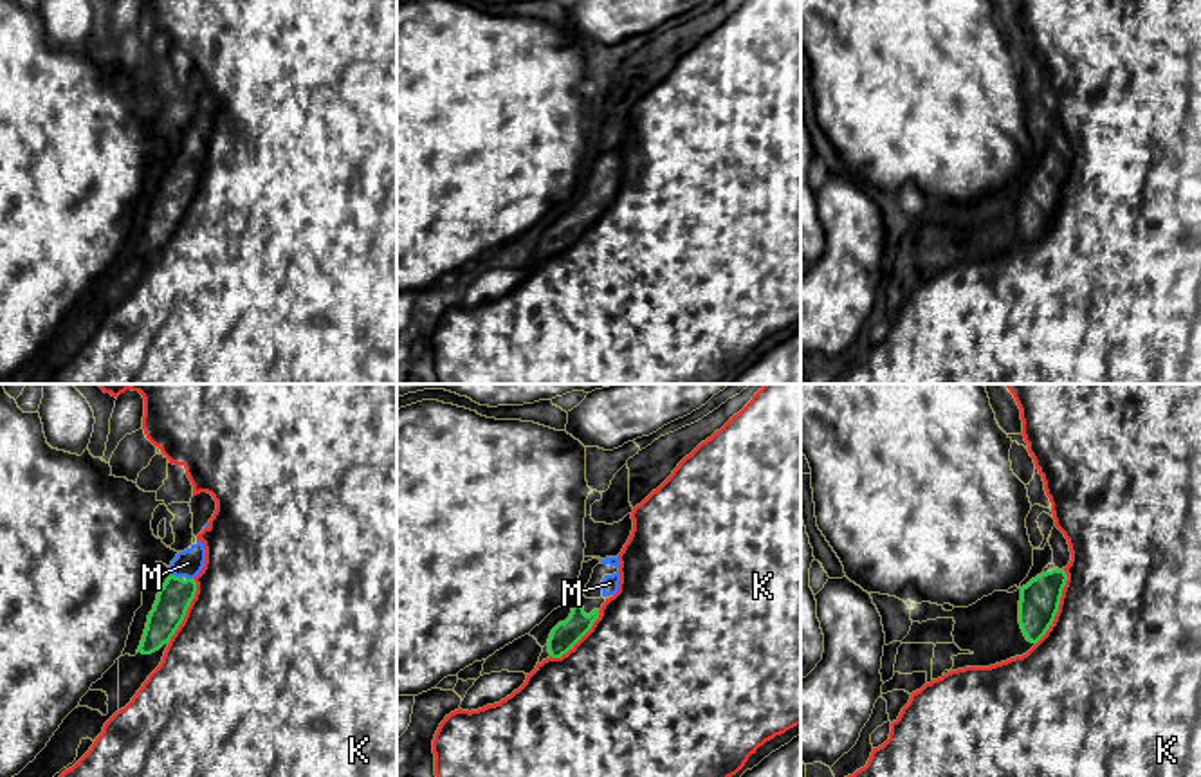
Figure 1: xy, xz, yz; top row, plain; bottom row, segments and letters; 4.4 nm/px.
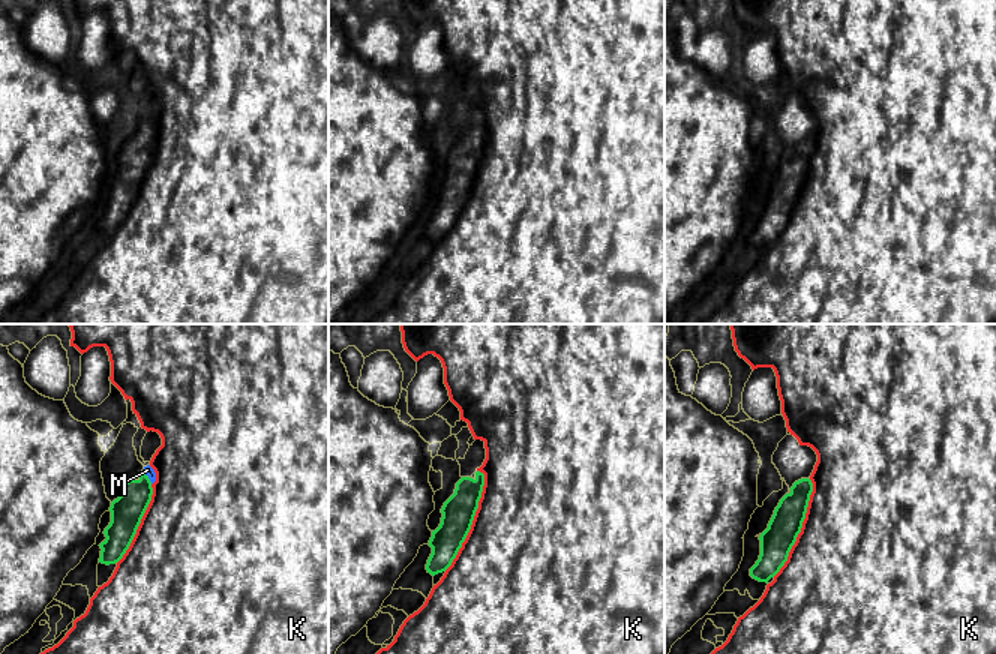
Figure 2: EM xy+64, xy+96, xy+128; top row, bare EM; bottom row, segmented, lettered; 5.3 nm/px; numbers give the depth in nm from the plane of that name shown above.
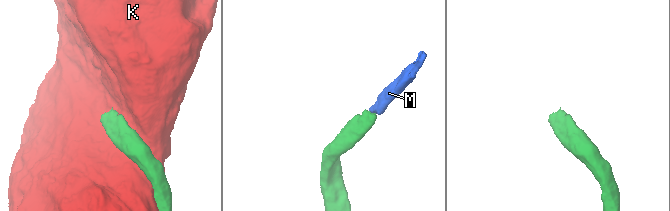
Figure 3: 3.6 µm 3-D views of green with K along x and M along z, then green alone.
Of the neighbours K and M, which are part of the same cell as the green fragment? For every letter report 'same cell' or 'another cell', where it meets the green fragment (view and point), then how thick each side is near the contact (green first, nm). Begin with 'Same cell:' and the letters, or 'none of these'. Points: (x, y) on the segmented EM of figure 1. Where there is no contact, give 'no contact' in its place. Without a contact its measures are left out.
Same cell: M
K: another cell; contact yz (1057, 606); calibres 180 and 480 nm
M: same cell; contact xy (177, 577); calibres 150 and 120 nm

